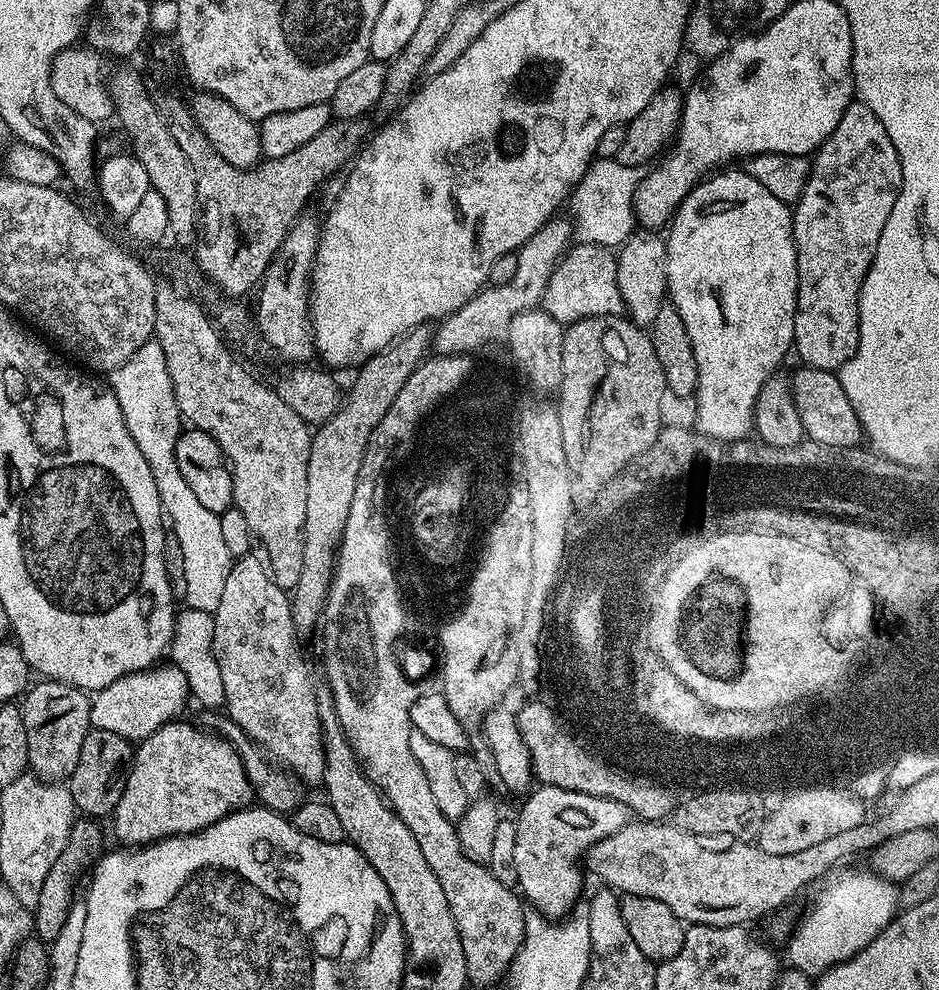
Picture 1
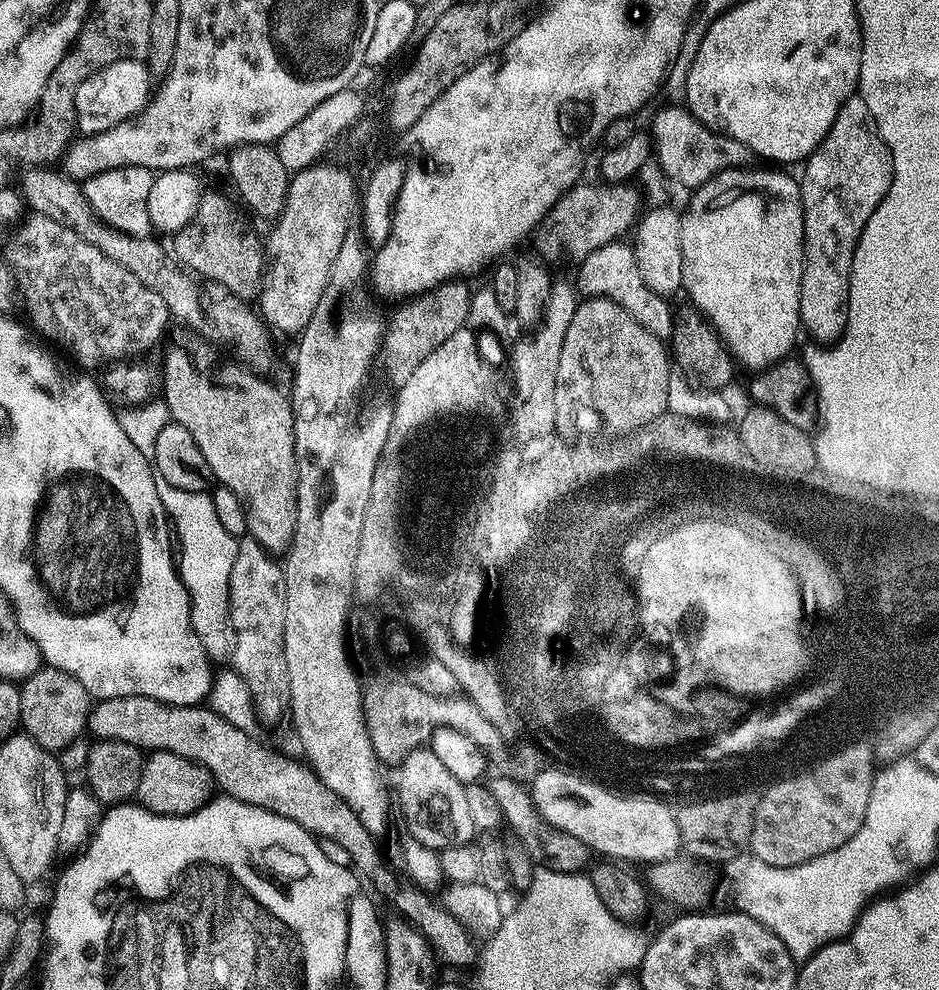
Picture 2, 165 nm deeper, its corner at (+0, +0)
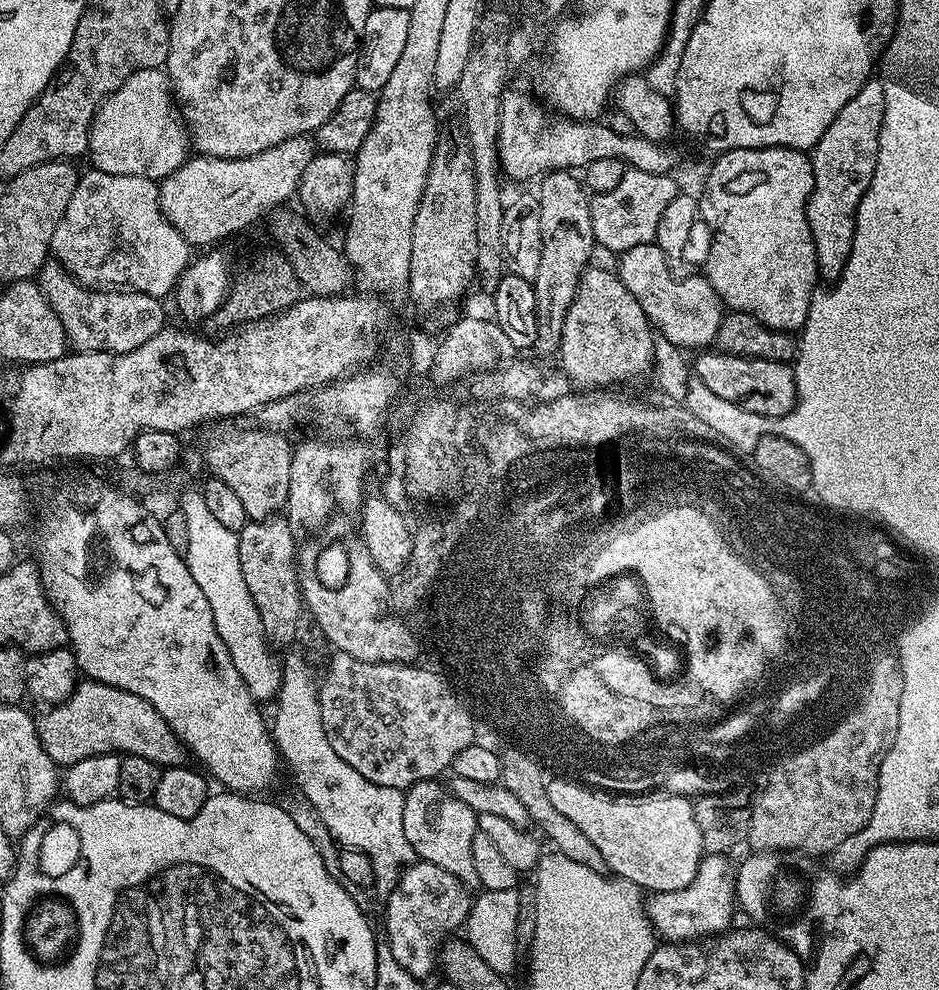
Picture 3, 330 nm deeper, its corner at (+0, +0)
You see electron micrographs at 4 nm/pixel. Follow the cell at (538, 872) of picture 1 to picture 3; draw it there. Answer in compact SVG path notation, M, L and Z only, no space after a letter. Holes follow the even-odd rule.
M560 778L564 780L548 780L548 793L550 802L554 802L558 814L566 814L594 846L598 846L598 854L608 863L609 869L619 879L629 880L639 886L641 890L649 893L678 892L690 886L700 869L700 861L704 859L704 843L702 834L698 834L698 822L692 801L683 797L681 800L673 798L671 794L613 794L611 791L603 791L599 788L589 787L585 783L577 782L572 778Z

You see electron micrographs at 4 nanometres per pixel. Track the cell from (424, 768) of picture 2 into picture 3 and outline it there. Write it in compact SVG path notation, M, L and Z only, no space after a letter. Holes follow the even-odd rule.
M430 779L424 781L418 781L411 788L404 792L404 809L402 810L402 826L406 830L406 842L410 842L410 846L416 851L417 857L421 861L426 863L434 863L435 866L443 868L443 870L449 871L450 874L454 874L464 885L476 886L478 885L478 874L474 874L474 858L472 857L472 843L474 842L474 834L478 830L478 817L474 810L470 810L470 806L466 806L458 797L452 795L451 791L447 787L444 788L440 785L439 779Z

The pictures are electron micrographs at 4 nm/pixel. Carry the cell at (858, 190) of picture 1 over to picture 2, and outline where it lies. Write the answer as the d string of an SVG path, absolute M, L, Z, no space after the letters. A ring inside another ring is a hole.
M854 94L842 106L842 110L838 110L838 114L834 118L834 122L830 126L830 130L826 134L826 138L822 138L822 142L808 155L808 159L803 161L804 177L799 177L800 197L802 198L802 206L804 207L804 269L802 270L802 290L800 291L800 322L805 329L818 328L818 334L813 338L818 342L834 342L844 332L846 326L846 318L848 317L848 287L850 286L850 270L852 269L852 259L854 258L854 250L858 246L858 238L862 234L862 230L866 226L866 222L870 218L870 214L874 214L874 210L878 206L878 202L884 196L884 191L888 188L888 182L892 174L892 157L888 155L888 148L882 142L878 126L874 122L874 114L870 114L870 110L866 106L866 102L859 94Z

